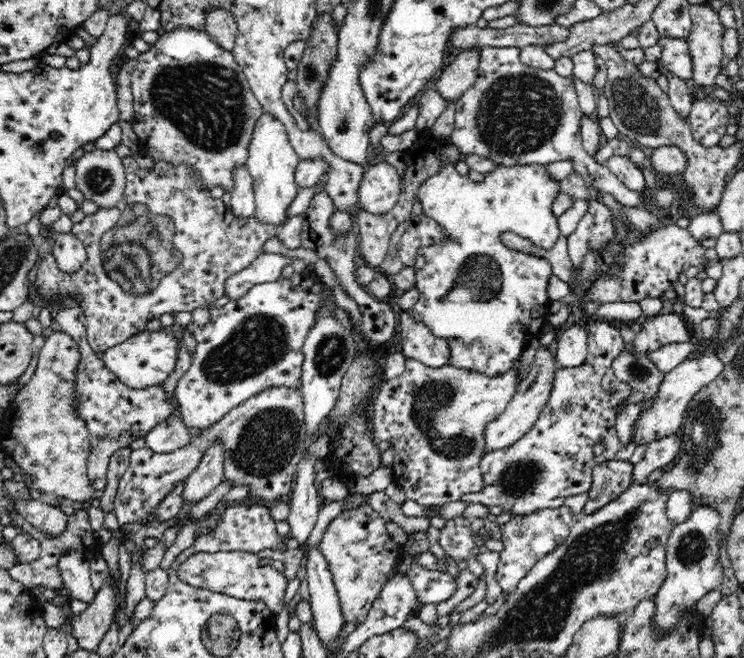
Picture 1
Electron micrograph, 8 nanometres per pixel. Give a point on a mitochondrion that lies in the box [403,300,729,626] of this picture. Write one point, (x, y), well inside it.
(432, 397)

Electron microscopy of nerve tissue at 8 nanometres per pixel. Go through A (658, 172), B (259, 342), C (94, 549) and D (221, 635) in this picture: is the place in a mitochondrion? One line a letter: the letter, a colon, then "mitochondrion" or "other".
A: other
B: mitochondrion
C: other
D: mitochondrion

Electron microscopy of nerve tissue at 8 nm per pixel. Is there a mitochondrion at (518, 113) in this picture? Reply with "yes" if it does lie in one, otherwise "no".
yes

